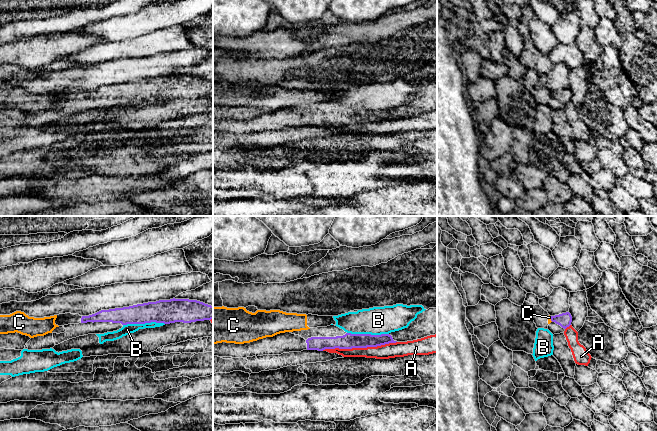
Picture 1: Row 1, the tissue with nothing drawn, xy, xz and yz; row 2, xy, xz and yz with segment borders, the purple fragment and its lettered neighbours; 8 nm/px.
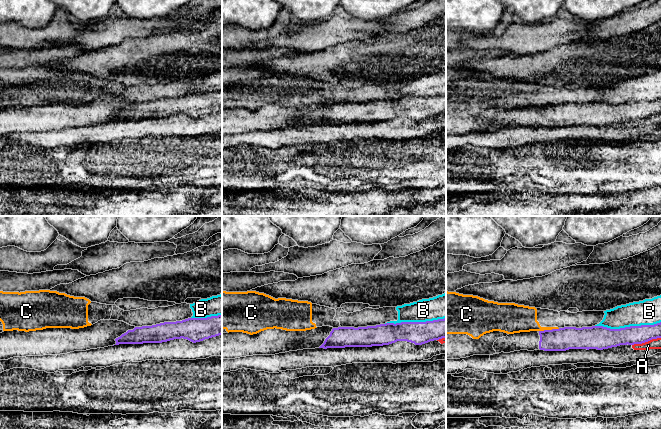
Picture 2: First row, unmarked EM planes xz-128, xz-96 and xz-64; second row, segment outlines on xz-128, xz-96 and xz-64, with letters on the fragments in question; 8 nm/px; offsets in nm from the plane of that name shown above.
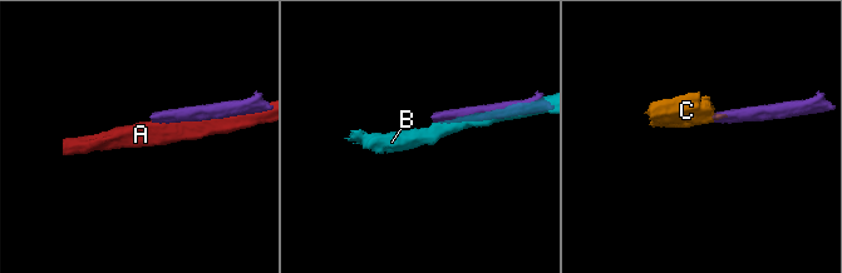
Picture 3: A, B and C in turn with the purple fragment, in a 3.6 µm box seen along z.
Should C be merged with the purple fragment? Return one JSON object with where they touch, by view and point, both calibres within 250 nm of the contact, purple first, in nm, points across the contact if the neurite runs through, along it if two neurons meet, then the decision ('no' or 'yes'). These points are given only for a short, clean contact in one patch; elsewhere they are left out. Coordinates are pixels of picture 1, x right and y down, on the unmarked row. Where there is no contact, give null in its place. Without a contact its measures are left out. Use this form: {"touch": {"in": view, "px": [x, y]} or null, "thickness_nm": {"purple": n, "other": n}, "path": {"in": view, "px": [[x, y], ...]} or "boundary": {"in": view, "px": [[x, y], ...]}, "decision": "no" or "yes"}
{"touch": {"in": "yz", "px": [551, 95]}, "thickness_nm": {"purple": 110, "other": 30}, "boundary": {"in": "yz", "px": [[550, 92], [552, 97]]}, "decision": "no"}

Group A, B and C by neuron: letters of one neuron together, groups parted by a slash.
A / B / C

